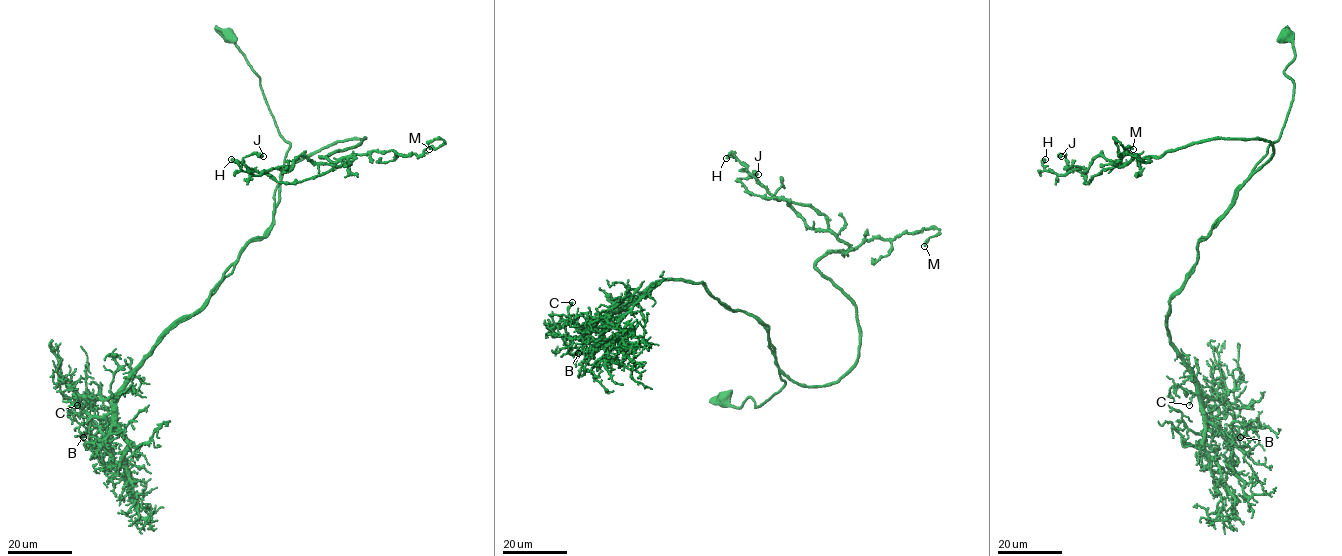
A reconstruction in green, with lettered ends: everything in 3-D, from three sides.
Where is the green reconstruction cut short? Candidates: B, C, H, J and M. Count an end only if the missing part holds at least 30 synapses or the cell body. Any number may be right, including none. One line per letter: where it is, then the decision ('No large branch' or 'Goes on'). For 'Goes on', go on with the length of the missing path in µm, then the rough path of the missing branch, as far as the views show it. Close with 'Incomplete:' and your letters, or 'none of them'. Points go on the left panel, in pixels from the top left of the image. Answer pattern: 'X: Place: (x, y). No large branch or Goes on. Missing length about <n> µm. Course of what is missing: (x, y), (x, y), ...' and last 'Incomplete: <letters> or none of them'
B: Place: (83, 437). No large branch
C: Place: (77, 405). No large branch
H: Place: (231, 159). No large branch
J: Place: (263, 156). No large branch
M: Place: (429, 149). No large branch
Incomplete: none of them

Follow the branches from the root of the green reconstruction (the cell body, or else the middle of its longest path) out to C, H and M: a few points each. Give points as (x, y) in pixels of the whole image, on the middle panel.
C: (724, 401), (757, 407), (784, 383), (754, 316), (682, 280), (655, 282), (583, 331), (572, 302)
H: (724, 401), (759, 406), (777, 366), (830, 385), (859, 344), (815, 266), (849, 246), (726, 158)
M: (724, 401), (759, 406), (777, 366), (823, 386), (854, 364), (856, 307), (822, 257), (938, 229), (924, 246)

